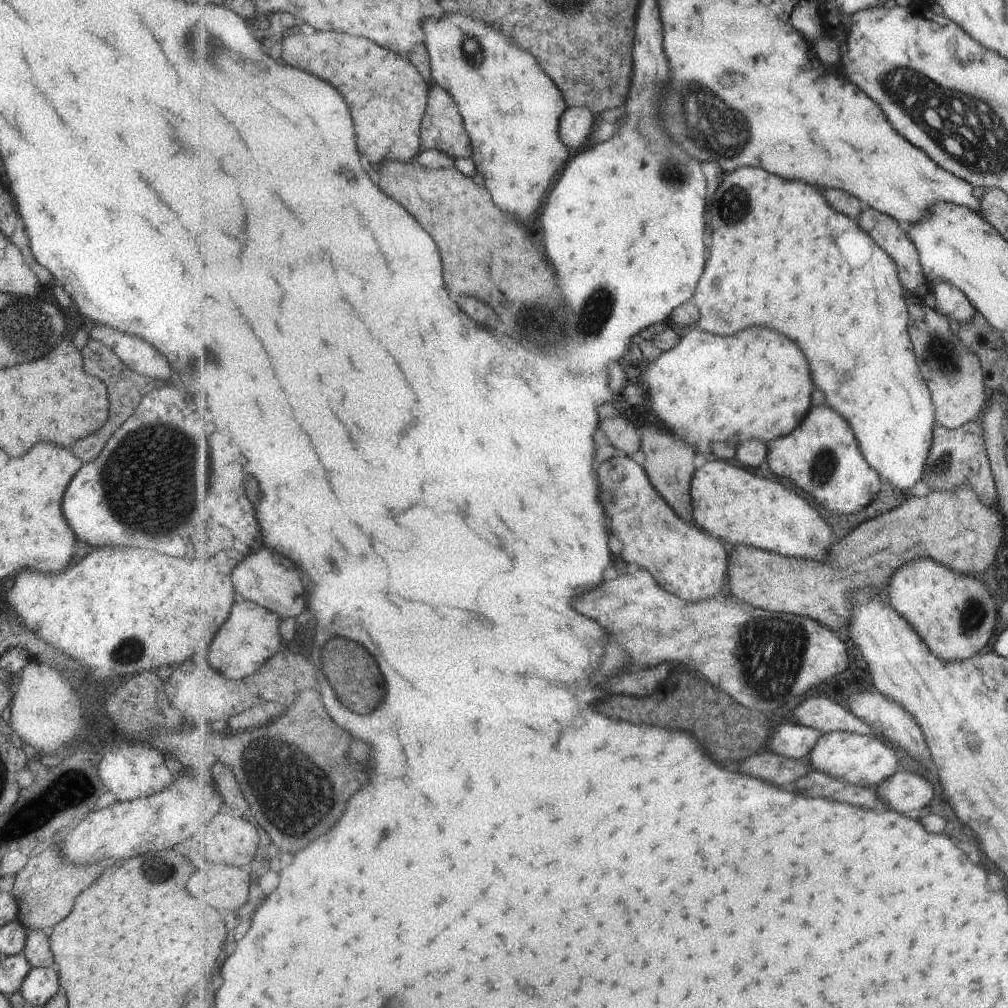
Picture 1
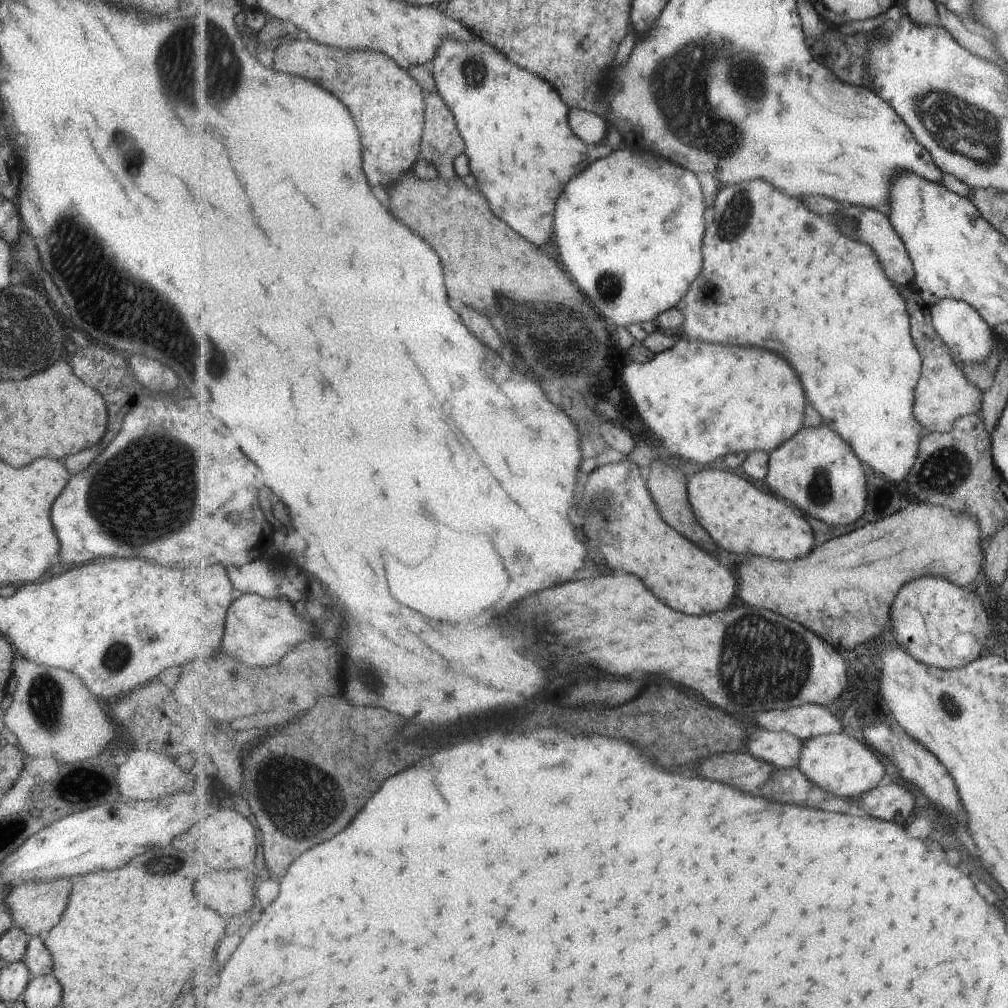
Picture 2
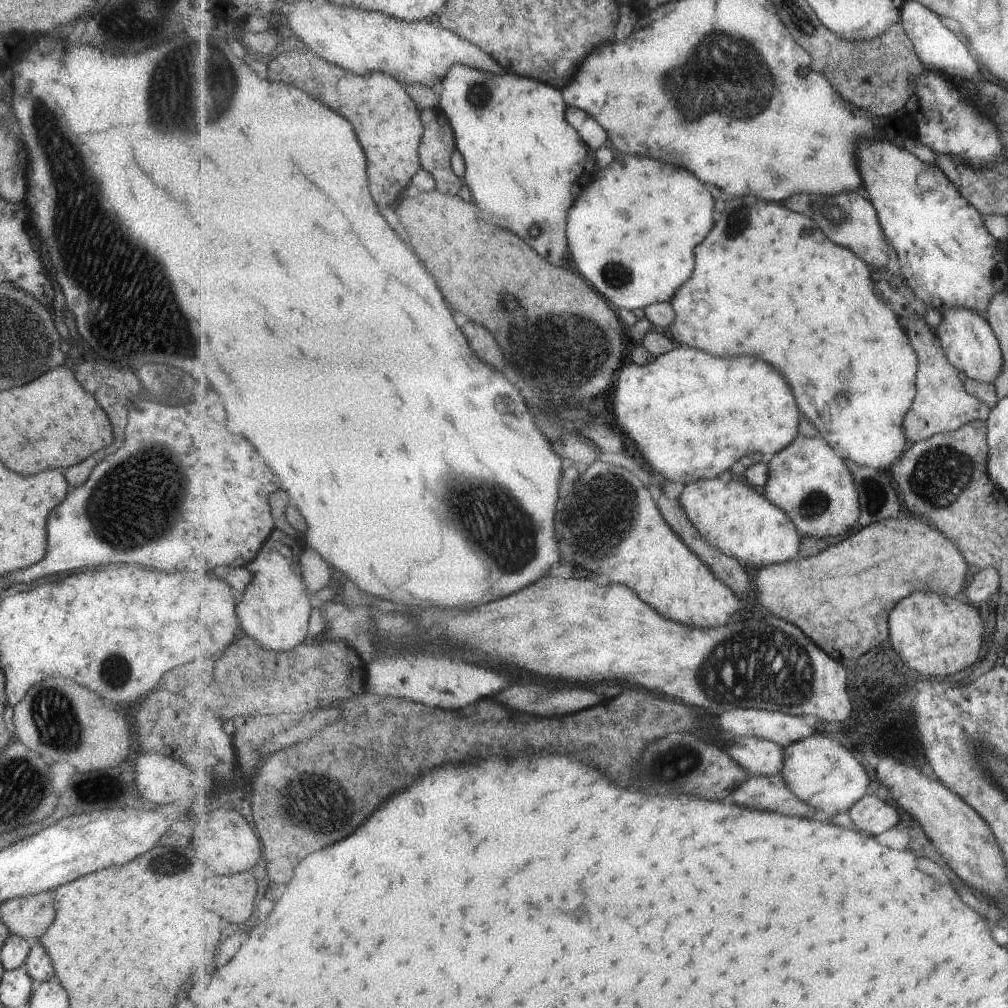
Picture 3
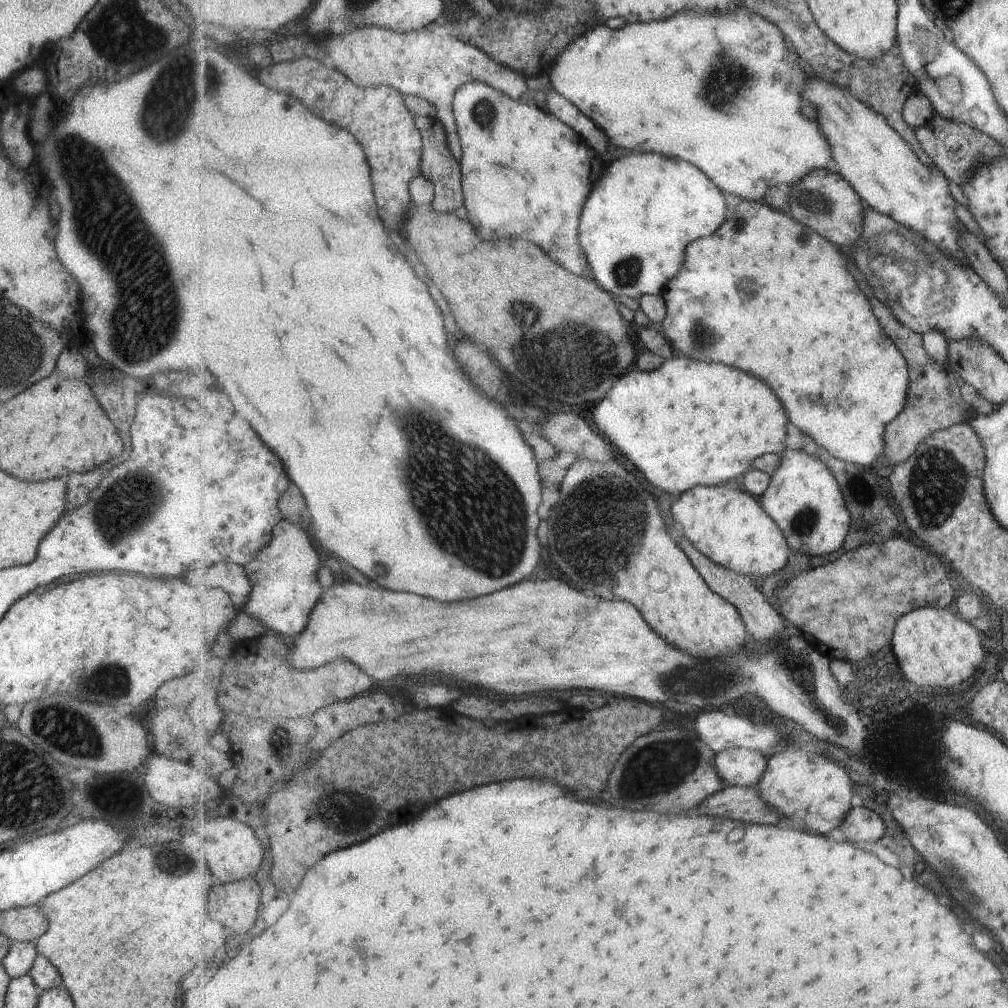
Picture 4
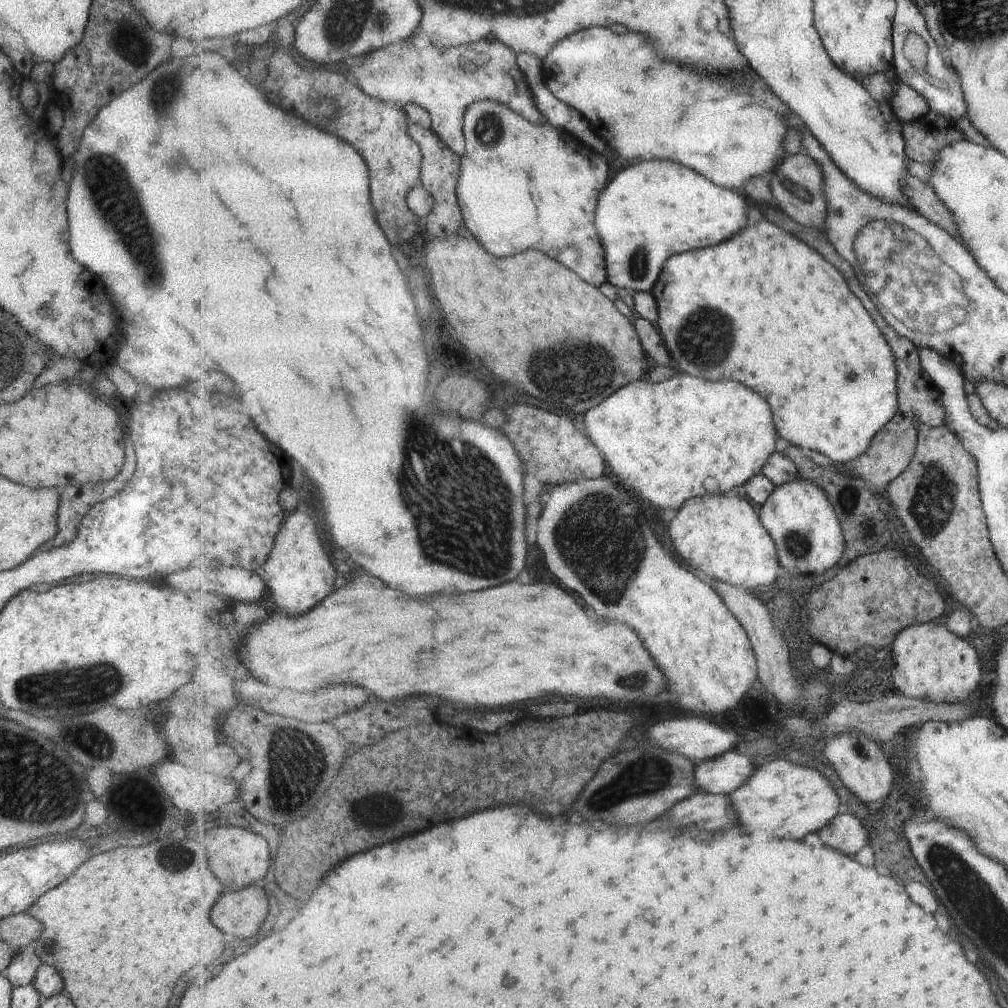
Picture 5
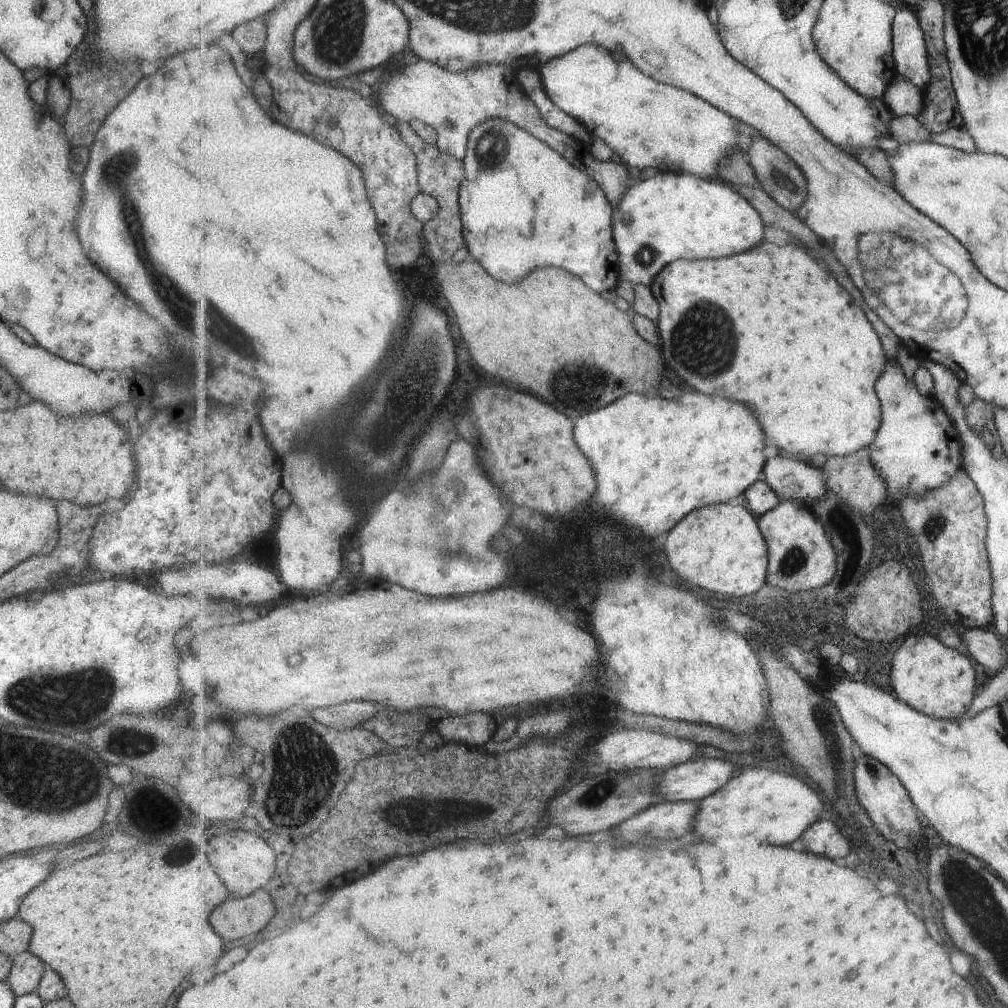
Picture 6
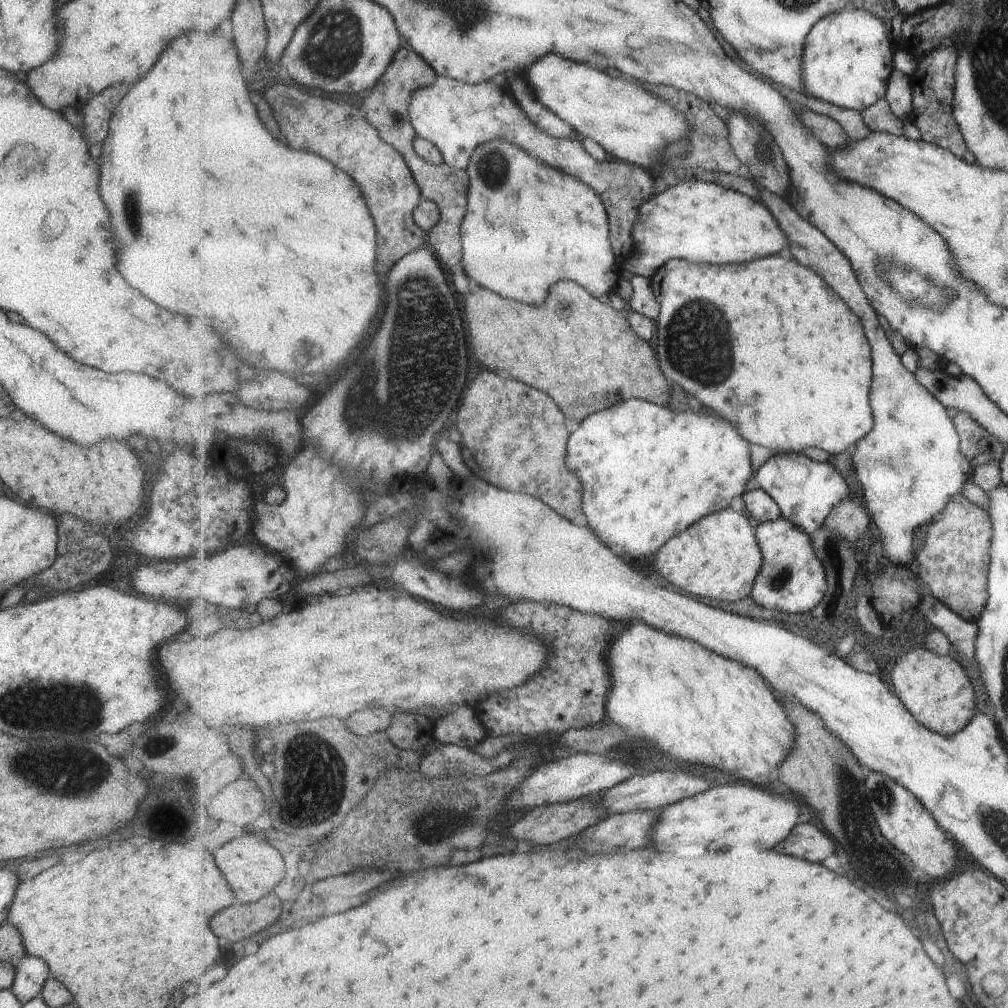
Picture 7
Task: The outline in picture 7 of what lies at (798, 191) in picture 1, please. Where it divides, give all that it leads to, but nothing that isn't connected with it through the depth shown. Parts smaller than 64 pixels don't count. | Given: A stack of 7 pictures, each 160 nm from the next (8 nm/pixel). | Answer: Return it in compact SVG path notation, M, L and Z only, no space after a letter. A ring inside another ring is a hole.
M781 256L761 258L757 262L739 264L739 266L711 266L711 264L693 264L688 260L673 259L662 266L651 278L650 287L657 302L661 304L661 316L658 316L659 346L657 348L659 348L659 362L665 376L677 382L679 386L683 386L683 390L691 394L695 400L699 400L705 408L719 412L721 416L737 424L749 442L760 444L763 448L777 454L798 454L805 448L815 446L826 450L830 455L838 455L852 451L859 440L864 439L873 430L875 419L870 396L874 382L874 362L870 340L867 338L860 318L851 310L844 298L839 296L817 272L813 272L813 269L809 270L801 266L795 258L787 262Z

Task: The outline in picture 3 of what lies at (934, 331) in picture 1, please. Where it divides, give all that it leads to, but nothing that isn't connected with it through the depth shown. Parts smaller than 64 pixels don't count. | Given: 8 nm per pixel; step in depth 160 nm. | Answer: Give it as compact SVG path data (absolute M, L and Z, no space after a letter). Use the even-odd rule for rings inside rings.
M873 268L875 272L875 288L879 288L879 296L887 300L899 312L899 320L903 320L903 330L907 332L911 344L918 354L918 395L915 397L910 411L907 412L902 428L910 444L918 443L939 433L959 430L973 421L986 421L989 414L988 406L976 396L967 392L965 381L961 380L959 369L948 360L942 347L941 339L927 324L927 307L907 284L902 273L894 274L887 270Z

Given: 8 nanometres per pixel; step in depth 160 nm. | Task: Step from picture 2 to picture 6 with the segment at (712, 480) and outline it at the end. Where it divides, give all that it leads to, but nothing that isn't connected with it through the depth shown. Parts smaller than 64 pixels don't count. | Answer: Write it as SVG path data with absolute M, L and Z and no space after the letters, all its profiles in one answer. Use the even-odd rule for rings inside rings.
M725 503L705 506L690 512L665 535L665 552L673 572L699 588L743 598L766 584L770 550L755 518L743 508Z

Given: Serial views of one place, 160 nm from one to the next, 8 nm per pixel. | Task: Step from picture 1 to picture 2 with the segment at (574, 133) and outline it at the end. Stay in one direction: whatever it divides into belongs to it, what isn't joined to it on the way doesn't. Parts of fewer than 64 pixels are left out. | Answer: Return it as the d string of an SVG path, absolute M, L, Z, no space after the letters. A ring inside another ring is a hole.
M570 109L570 127L583 142L589 146L597 147L604 141L609 132L609 124L598 113L583 109Z

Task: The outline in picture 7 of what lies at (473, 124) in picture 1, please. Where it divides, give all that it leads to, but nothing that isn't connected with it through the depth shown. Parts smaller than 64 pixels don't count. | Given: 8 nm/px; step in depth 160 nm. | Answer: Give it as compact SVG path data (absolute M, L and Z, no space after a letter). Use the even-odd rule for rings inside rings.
M495 139L477 147L467 168L470 176L468 209L462 222L462 266L467 278L505 298L531 306L545 304L549 290L559 280L575 280L595 298L617 290L622 268L611 246L610 218L606 206L587 184L551 166L539 164L515 143Z

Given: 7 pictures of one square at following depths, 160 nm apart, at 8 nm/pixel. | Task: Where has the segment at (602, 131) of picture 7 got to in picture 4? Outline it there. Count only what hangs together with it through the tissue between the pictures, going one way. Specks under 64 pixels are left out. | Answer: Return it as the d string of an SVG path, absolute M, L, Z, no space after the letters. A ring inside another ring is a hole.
M743 6L725 13L725 16L719 16L715 12L699 12L698 9L685 10L677 13L675 18L669 18L667 22L651 22L651 24L627 24L621 30L609 30L607 26L597 26L591 32L583 34L579 40L571 42L559 60L555 60L555 68L550 70L550 79L557 92L567 97L583 114L591 116L599 128L611 136L611 142L617 144L619 148L623 146L625 150L631 152L659 152L663 156L671 158L680 158L697 168L702 169L711 180L718 184L718 187L725 192L732 193L734 196L740 196L744 200L761 201L773 187L791 188L792 185L806 179L811 171L829 169L834 163L832 161L833 153L829 141L822 132L822 125L818 124L816 118L807 120L801 114L801 104L805 104L806 84L810 83L810 78L805 72L810 68L810 64L803 60L793 48L793 45L787 40L774 22L765 20L759 14L747 12Z

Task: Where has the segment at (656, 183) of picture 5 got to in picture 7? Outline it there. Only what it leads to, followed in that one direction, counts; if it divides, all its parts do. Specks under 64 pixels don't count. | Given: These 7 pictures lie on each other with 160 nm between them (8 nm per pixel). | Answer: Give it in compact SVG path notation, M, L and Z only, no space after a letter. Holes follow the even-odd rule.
M683 180L678 185L667 189L661 194L657 193L651 197L649 202L645 202L640 208L640 219L634 228L634 239L636 242L637 252L633 253L626 262L623 264L623 269L629 271L633 276L641 275L649 278L653 278L657 271L665 264L669 263L673 259L683 259L693 262L699 262L707 264L743 264L743 262L753 262L753 260L759 260L759 258L767 258L767 256L773 256L773 254L779 254L783 250L789 250L790 240L788 239L787 233L783 230L782 225L773 216L773 213L766 207L766 205L742 192L736 191L735 189L730 189L724 187L723 185L717 183L710 183L707 181L685 181Z

